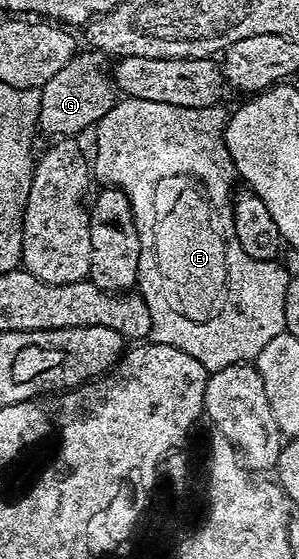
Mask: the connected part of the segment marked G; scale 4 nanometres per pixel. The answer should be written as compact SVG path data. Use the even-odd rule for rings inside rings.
M82 50L71 58L68 66L64 66L64 70L60 70L54 77L48 78L48 82L40 90L42 97L40 98L38 126L43 133L46 131L50 138L77 137L78 132L84 131L85 128L93 129L98 121L104 118L104 114L108 114L108 110L112 110L112 106L116 103L116 85L111 73L107 69L106 72L102 69L106 60L107 57L97 50Z

